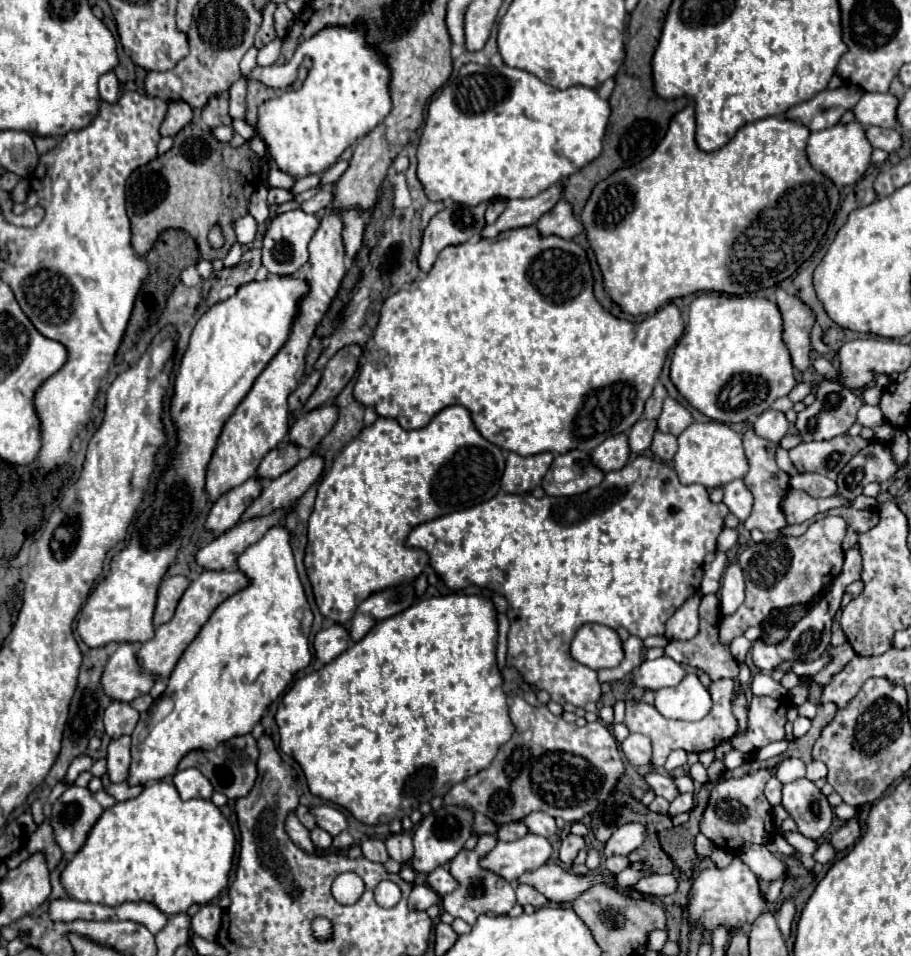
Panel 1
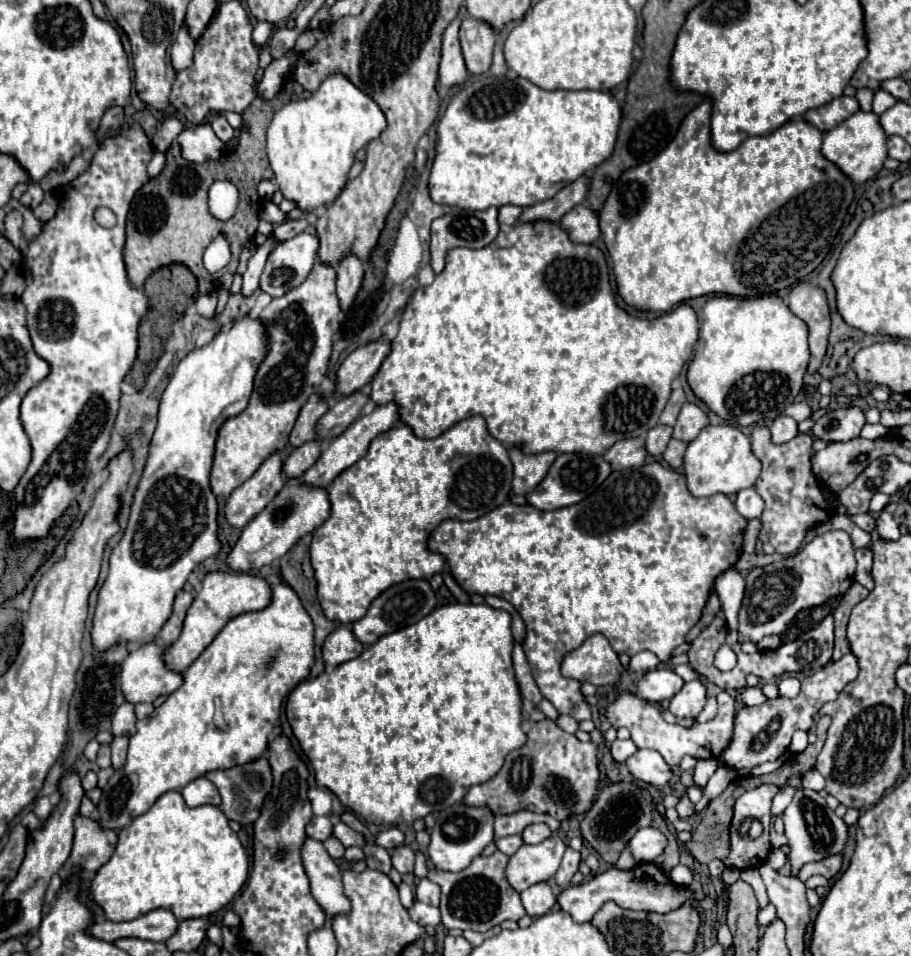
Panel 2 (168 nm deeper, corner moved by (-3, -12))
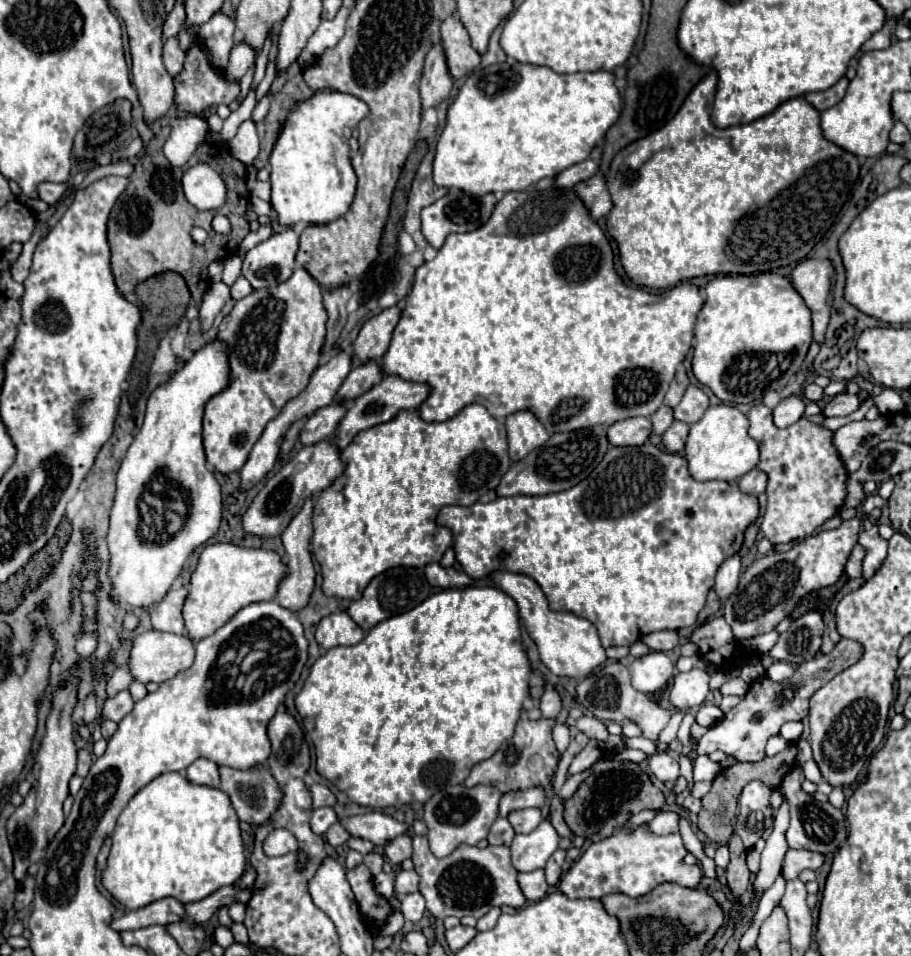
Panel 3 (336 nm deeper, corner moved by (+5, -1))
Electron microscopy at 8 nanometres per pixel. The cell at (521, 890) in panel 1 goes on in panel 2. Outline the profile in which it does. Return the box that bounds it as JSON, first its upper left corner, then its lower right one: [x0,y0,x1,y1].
[521,882,557,918]

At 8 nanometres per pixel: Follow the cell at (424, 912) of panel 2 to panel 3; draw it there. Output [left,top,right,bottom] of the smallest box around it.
[401,893,425,923]

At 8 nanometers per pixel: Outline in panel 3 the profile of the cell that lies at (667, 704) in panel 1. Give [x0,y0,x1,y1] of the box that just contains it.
[669,669,709,709]

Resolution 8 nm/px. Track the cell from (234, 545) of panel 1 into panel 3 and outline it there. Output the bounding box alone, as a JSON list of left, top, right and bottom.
[243,439,343,539]

